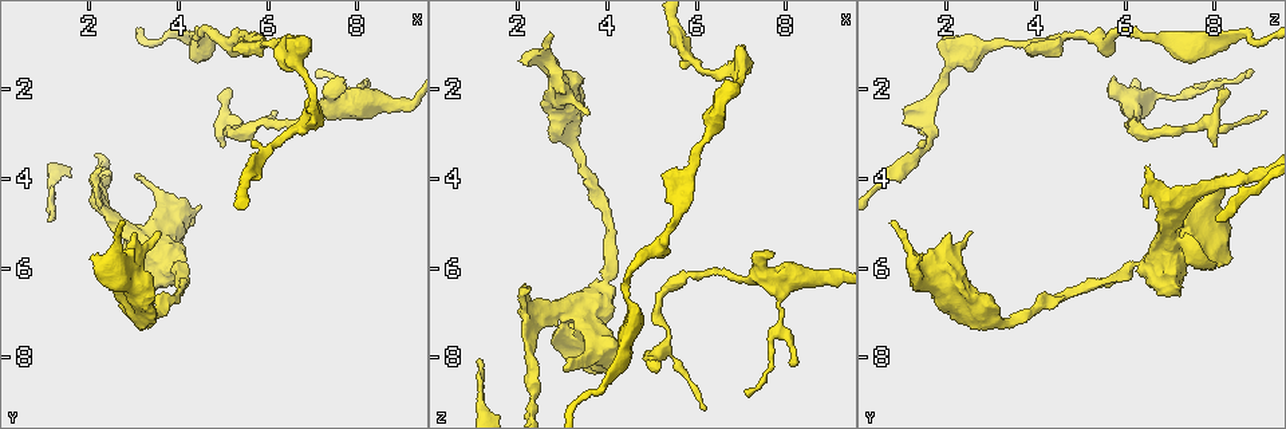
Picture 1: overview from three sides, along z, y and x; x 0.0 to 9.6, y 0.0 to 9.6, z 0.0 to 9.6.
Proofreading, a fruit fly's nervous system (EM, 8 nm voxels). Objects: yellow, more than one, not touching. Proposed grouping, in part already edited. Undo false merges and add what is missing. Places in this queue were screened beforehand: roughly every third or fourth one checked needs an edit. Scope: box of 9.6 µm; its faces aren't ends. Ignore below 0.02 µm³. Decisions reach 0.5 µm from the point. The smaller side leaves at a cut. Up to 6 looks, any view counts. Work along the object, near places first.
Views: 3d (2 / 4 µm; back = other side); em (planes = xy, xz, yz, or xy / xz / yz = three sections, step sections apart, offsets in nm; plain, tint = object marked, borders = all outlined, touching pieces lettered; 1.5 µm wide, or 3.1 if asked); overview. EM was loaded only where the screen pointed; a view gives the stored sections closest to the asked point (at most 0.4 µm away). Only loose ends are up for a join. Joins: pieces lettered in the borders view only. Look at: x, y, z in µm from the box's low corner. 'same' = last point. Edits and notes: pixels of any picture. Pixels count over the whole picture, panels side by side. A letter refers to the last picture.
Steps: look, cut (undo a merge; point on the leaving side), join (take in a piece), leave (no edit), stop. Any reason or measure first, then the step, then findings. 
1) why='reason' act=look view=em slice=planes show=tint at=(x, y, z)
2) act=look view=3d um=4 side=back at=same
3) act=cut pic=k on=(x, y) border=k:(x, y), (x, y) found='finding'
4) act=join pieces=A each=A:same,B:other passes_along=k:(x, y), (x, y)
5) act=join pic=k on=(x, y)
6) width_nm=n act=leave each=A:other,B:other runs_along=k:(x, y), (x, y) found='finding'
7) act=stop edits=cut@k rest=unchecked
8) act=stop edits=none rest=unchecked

why='thick turns thin' act=look view=3d um=2 side=back at=(5.85, 2.80, 6.20)

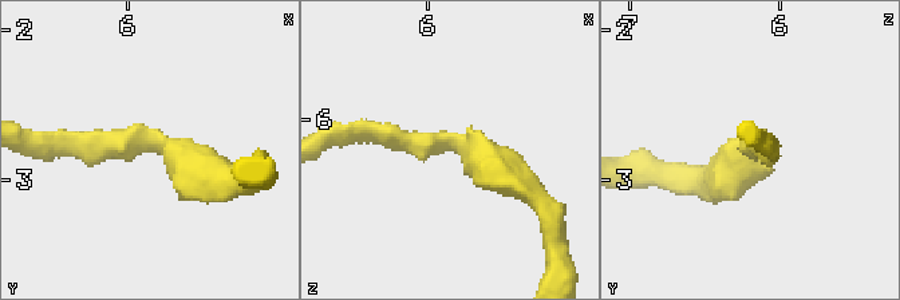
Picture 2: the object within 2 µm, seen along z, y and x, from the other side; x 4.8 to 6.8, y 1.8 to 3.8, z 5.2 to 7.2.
why='need the tissue' act=look view=em slice=xz step=4 show=borders at=(5.86, 2.76, 6.18)

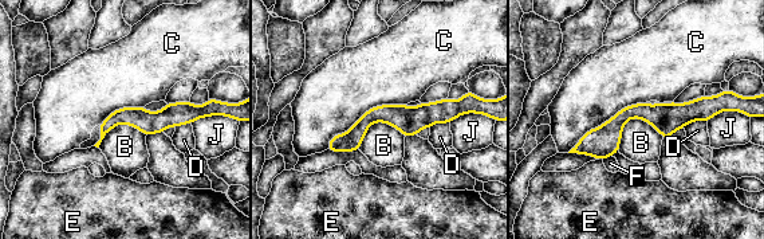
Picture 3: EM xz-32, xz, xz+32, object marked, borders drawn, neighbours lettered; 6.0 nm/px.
act=leave each=B:other,C:other,D:other,E:other,F:other,J:other found='all the same neuron'

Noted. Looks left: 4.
why='an open end' act=look view=3d um=4 at=(3.05, 4.00, 8.35)

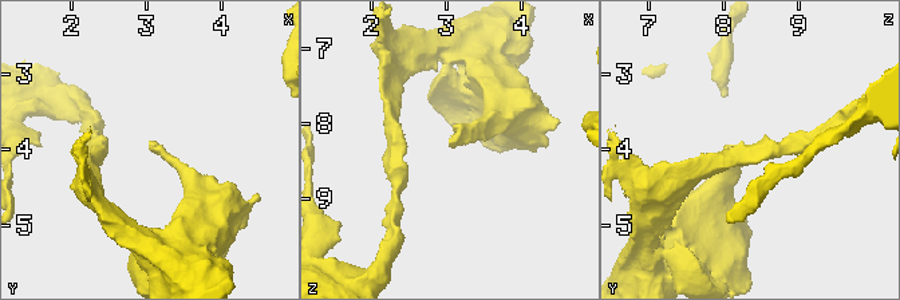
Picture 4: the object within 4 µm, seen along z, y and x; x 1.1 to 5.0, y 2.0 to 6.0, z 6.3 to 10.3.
act=look view=em slice=xy step=4 show=borders at=(3.10, 4.00, 8.30)

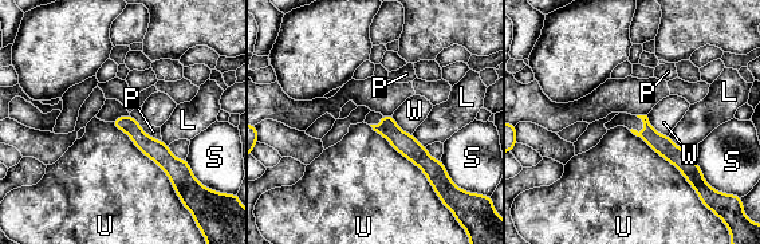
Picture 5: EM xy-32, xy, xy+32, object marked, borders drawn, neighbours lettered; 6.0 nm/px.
why='cut it another way' act=look view=em slice=planes show=borders at=same

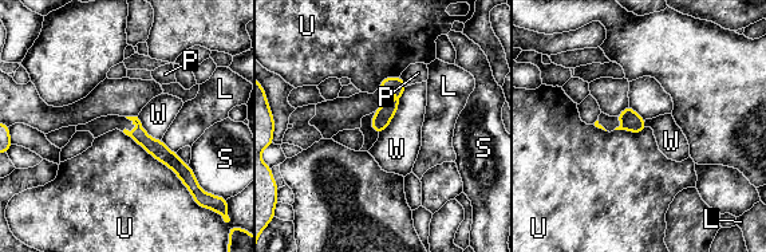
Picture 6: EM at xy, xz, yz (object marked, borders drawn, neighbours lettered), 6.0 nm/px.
act=leave each=L:other,P:other,S:other,U:other,W:other border=6:(122, 132), (164, 162), (188, 188) found='no lettered piece goes on from it'

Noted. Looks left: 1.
act=stop edits=none rest=unchecked

